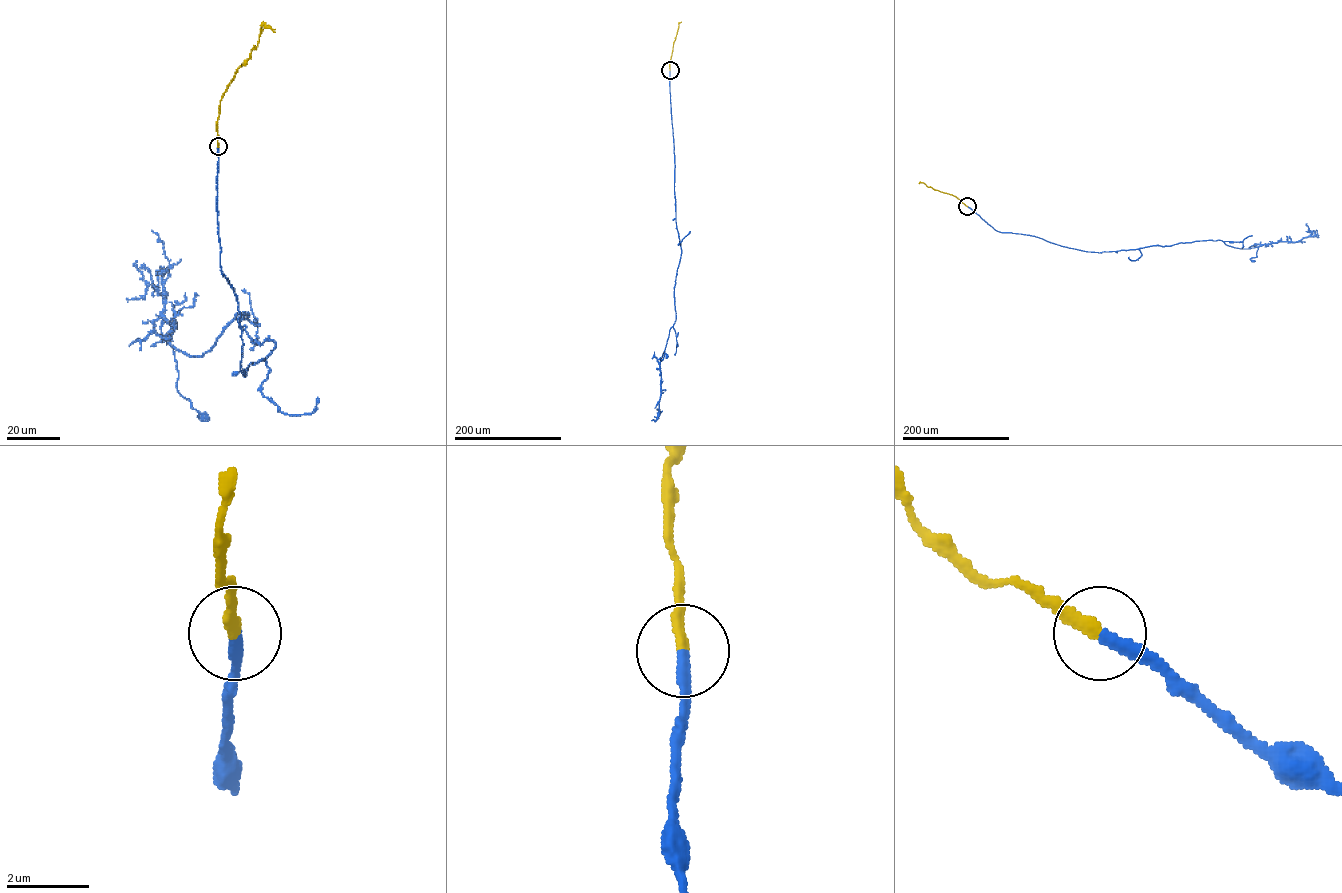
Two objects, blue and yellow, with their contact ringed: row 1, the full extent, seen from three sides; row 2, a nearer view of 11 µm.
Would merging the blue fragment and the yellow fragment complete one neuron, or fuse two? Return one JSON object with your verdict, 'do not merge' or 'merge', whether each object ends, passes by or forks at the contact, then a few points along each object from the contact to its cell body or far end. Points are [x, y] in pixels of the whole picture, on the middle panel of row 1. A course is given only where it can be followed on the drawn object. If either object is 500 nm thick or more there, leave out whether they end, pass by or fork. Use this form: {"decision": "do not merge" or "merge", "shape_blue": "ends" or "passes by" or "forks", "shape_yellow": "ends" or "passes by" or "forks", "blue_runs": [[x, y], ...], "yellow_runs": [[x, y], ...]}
{"decision": "merge", "shape_blue": "ends", "shape_yellow": "ends", "blue_runs": [[670, 70], [675, 219], [681, 253], [674, 289], [676, 320], [660, 361], [664, 353], [667, 355]], "yellow_runs": [[670, 70], [673, 42], [681, 22]]}

